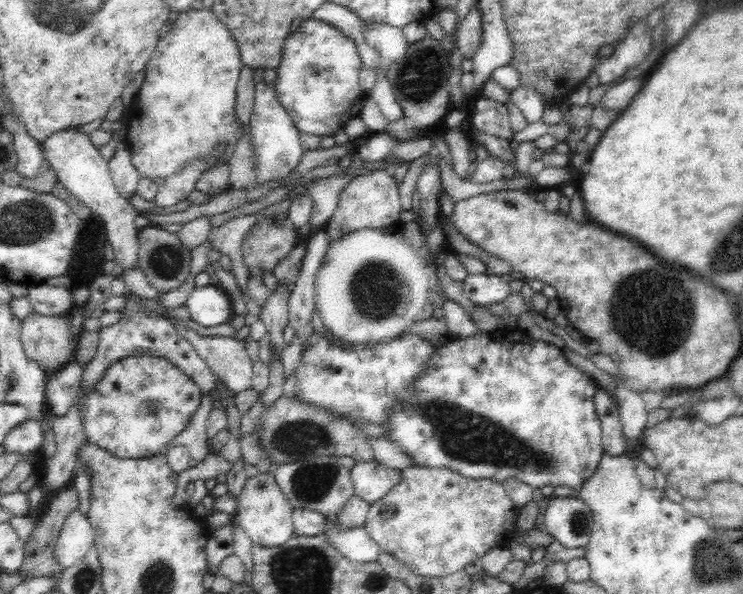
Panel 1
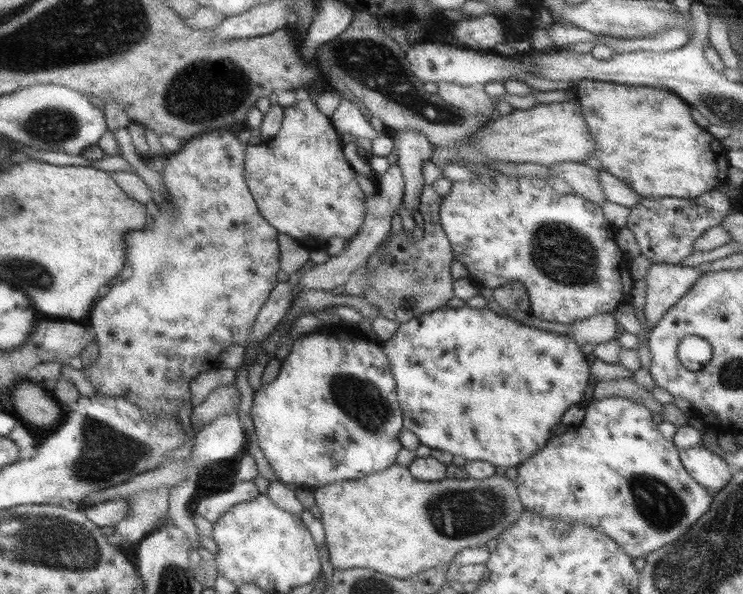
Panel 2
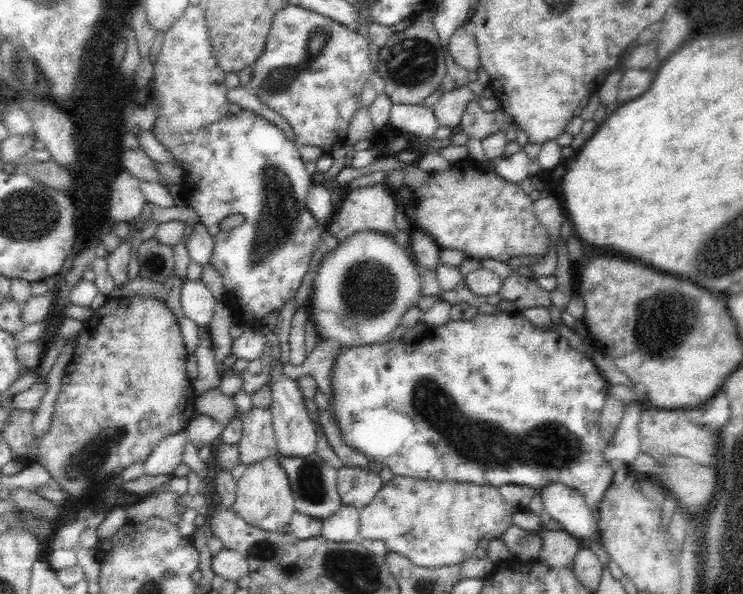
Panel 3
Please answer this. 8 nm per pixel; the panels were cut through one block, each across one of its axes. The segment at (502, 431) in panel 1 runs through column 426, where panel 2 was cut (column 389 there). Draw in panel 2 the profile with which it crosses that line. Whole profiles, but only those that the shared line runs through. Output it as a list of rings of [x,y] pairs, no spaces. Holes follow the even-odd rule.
[[[340,323],[340,324],[337,324],[334,330],[324,330],[324,332],[321,332],[318,329],[316,331],[313,331],[312,333],[307,333],[306,335],[299,336],[293,342],[289,355],[287,355],[286,358],[281,361],[280,370],[282,370],[282,372],[280,372],[280,374],[277,375],[277,377],[274,379],[274,381],[272,381],[272,383],[263,385],[254,394],[254,401],[253,401],[253,405],[251,406],[251,415],[253,418],[253,424],[255,426],[255,431],[256,431],[256,436],[258,438],[259,447],[263,451],[265,458],[268,459],[268,462],[270,463],[272,470],[274,470],[277,478],[279,478],[282,482],[285,482],[288,484],[296,484],[298,486],[303,486],[310,489],[317,489],[318,487],[326,486],[332,482],[340,482],[342,480],[354,480],[357,478],[362,478],[363,476],[366,476],[367,474],[377,473],[378,471],[384,470],[385,468],[388,468],[389,466],[392,466],[397,462],[397,454],[400,452],[400,449],[403,447],[402,444],[400,443],[400,440],[398,439],[398,436],[400,436],[400,432],[404,430],[403,410],[400,408],[400,403],[398,403],[398,398],[396,394],[397,384],[390,368],[390,361],[388,360],[388,357],[386,356],[386,353],[384,352],[384,349],[382,348],[381,343],[379,342],[373,343],[372,341],[369,341],[366,338],[366,336],[360,333],[360,330],[357,328],[357,326],[346,325],[346,324],[344,325]],[[322,446],[324,446],[324,450],[326,450],[326,454],[320,454],[320,450],[322,450]]]

